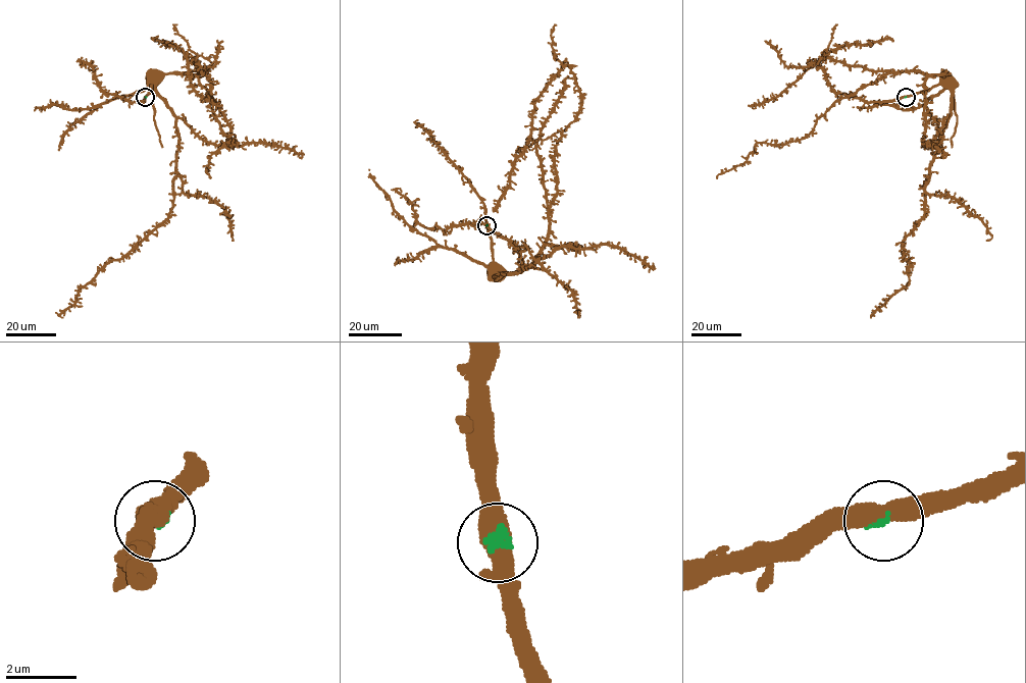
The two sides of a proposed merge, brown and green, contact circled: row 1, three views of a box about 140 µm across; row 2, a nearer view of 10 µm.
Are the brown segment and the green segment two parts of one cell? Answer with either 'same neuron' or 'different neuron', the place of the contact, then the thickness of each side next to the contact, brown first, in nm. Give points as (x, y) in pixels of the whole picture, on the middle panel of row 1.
same neuron; place (486, 225); calibres 440 and 140 nm

